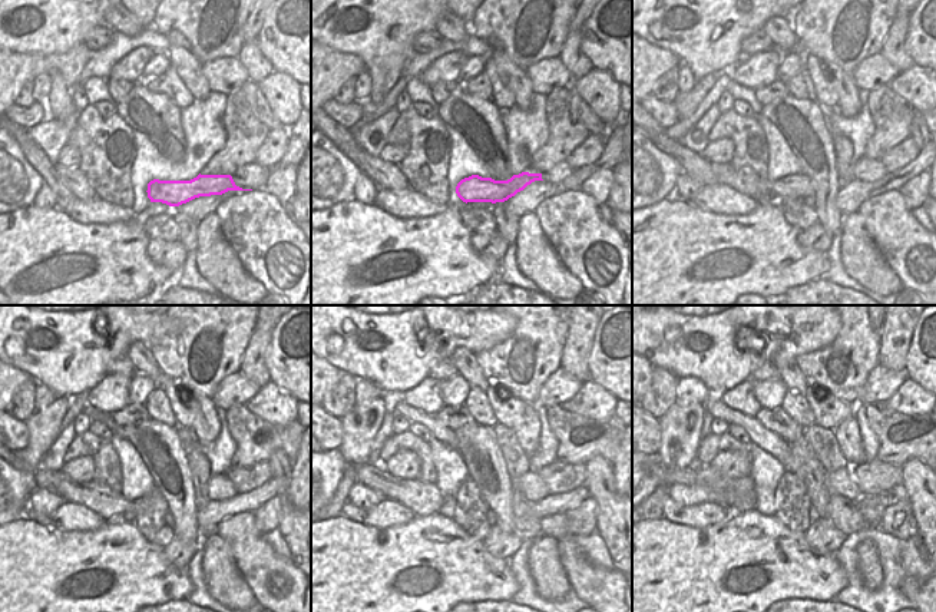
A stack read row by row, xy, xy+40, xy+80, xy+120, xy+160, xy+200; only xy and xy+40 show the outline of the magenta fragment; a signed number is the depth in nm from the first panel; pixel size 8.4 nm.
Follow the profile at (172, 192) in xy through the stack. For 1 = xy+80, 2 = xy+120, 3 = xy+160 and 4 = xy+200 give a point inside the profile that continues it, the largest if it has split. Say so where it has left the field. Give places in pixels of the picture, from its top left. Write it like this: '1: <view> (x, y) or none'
1: xy+80 (797, 185)
2: xy+120 (101, 499)
3: xy+160 (423, 499)
4: xy+200 (661, 475)

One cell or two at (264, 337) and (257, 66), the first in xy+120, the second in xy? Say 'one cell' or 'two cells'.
one cell

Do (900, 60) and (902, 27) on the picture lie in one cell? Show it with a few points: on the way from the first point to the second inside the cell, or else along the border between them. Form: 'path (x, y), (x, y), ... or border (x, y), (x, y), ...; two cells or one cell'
path (895, 52), (896, 36); one cell

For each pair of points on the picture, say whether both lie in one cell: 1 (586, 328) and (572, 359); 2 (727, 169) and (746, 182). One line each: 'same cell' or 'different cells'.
1: same cell
2: same cell

